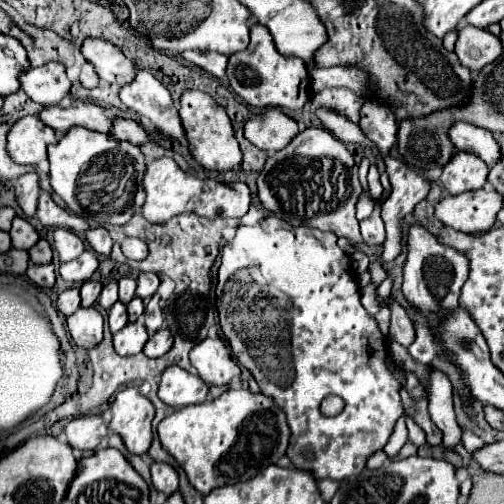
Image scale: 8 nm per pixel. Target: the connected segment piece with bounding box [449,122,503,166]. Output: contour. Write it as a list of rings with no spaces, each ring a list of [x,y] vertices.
[[[455,122],[453,130],[449,130],[449,138],[459,150],[479,156],[487,166],[493,166],[503,158],[503,150],[495,140],[493,132],[485,128],[467,122]]]

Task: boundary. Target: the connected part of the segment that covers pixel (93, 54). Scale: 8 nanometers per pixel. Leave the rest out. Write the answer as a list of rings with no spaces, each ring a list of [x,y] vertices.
[[[85,38],[81,54],[93,64],[97,76],[109,84],[123,86],[125,82],[131,82],[137,72],[133,62],[115,44],[103,38]]]

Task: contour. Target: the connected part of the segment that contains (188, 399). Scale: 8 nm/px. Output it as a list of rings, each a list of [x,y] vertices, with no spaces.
[[[167,366],[161,384],[159,384],[159,398],[171,408],[183,408],[189,404],[203,404],[207,400],[209,386],[187,370],[179,366]]]

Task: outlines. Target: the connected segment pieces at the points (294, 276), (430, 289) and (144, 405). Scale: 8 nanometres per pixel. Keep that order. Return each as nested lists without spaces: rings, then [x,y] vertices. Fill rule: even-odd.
[[[269,216],[261,222],[257,222],[255,226],[239,226],[237,228],[237,234],[231,242],[225,244],[223,252],[221,252],[221,266],[219,266],[219,282],[217,282],[217,312],[219,312],[219,324],[221,324],[221,330],[223,334],[227,336],[227,342],[231,346],[231,352],[233,356],[239,360],[239,364],[243,364],[251,374],[253,378],[259,382],[261,386],[261,392],[265,396],[271,396],[275,398],[277,406],[281,406],[287,414],[287,422],[289,422],[289,428],[291,428],[291,442],[289,442],[289,450],[287,450],[287,456],[291,458],[293,466],[295,468],[309,468],[313,470],[315,478],[323,480],[323,478],[333,478],[333,480],[345,480],[347,476],[353,476],[353,474],[361,474],[361,470],[365,468],[369,456],[377,450],[381,450],[391,434],[393,434],[393,426],[397,422],[397,418],[403,414],[403,404],[401,404],[401,396],[399,396],[399,382],[391,376],[391,372],[387,370],[387,362],[391,360],[389,352],[387,352],[387,342],[385,338],[381,336],[379,332],[379,326],[375,322],[375,318],[363,308],[361,304],[361,294],[359,294],[359,288],[357,284],[353,282],[355,274],[353,274],[353,268],[351,268],[351,258],[337,246],[337,236],[333,232],[321,232],[317,228],[309,228],[309,226],[291,226],[291,224],[285,224],[283,220],[275,218],[275,216]],[[377,352],[377,366],[373,364],[371,356],[375,356]],[[325,396],[341,396],[345,400],[345,408],[341,414],[337,416],[323,416],[319,412],[319,404]]]
[[[411,224],[407,230],[407,260],[403,266],[403,294],[415,306],[431,314],[431,322],[435,322],[435,312],[443,308],[457,306],[461,286],[469,276],[469,258],[463,250],[457,250],[449,244],[439,242],[425,226]]]
[[[125,388],[117,394],[111,410],[111,432],[123,438],[131,454],[145,454],[153,442],[151,422],[155,418],[155,406],[151,400],[137,388]]]

